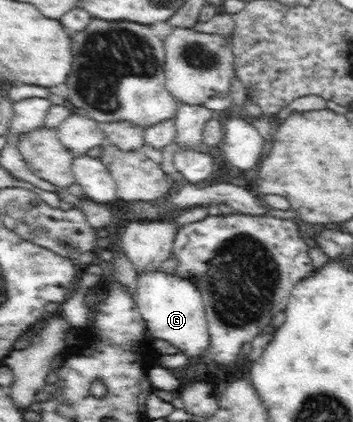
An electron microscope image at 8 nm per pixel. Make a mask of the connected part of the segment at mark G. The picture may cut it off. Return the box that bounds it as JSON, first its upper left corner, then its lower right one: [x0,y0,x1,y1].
[135,269,209,357]

